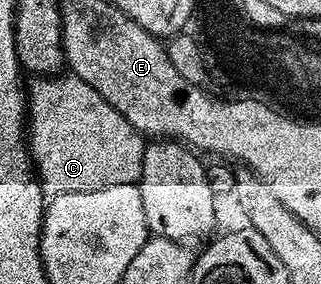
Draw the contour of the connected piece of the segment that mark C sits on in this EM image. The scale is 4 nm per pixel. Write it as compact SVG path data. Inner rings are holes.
M41 75L30 80L33 82L28 82L27 85L27 144L42 189L45 190L46 194L52 195L54 193L74 193L75 191L99 191L103 187L115 187L119 183L137 184L141 180L141 168L143 167L143 155L146 146L142 134L133 129L131 123L127 123L127 119L123 119L123 115L119 115L119 111L115 111L115 107L111 107L111 103L107 103L107 99L103 99L103 95L99 95L99 91L95 91L87 83L83 83L83 79L72 75L61 76Z

